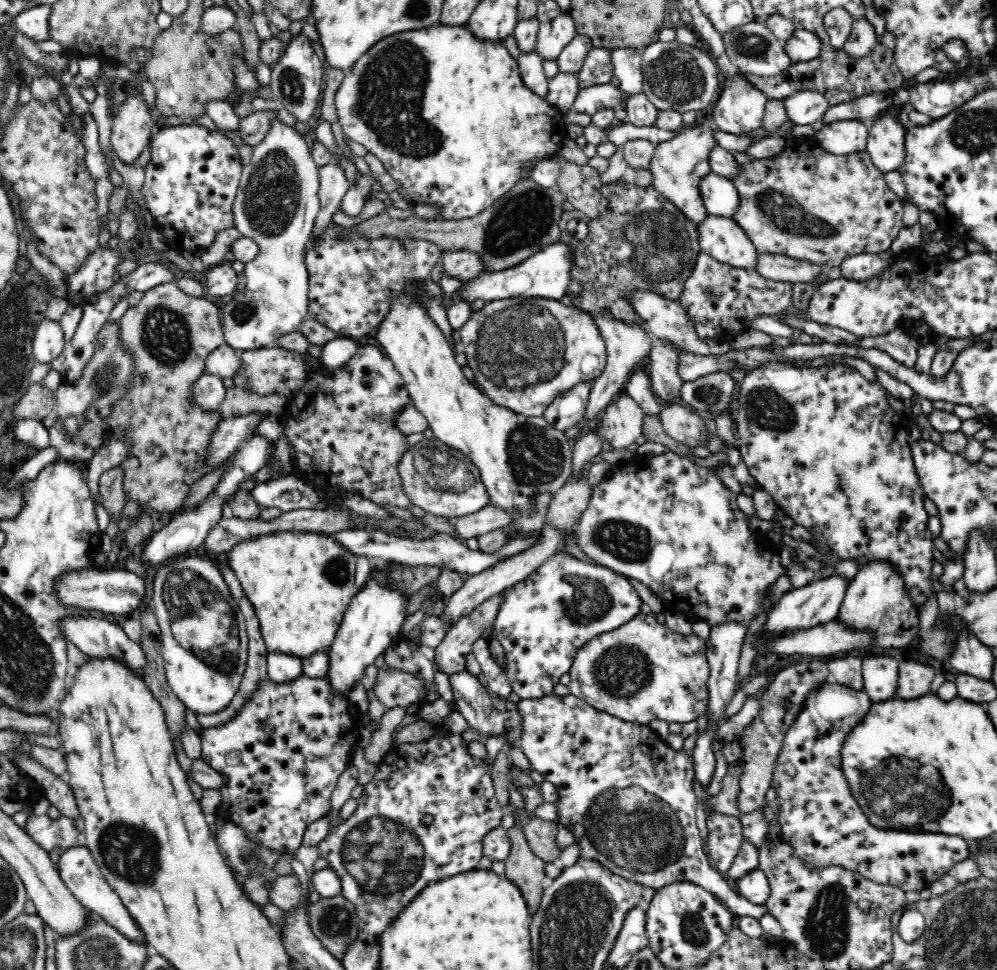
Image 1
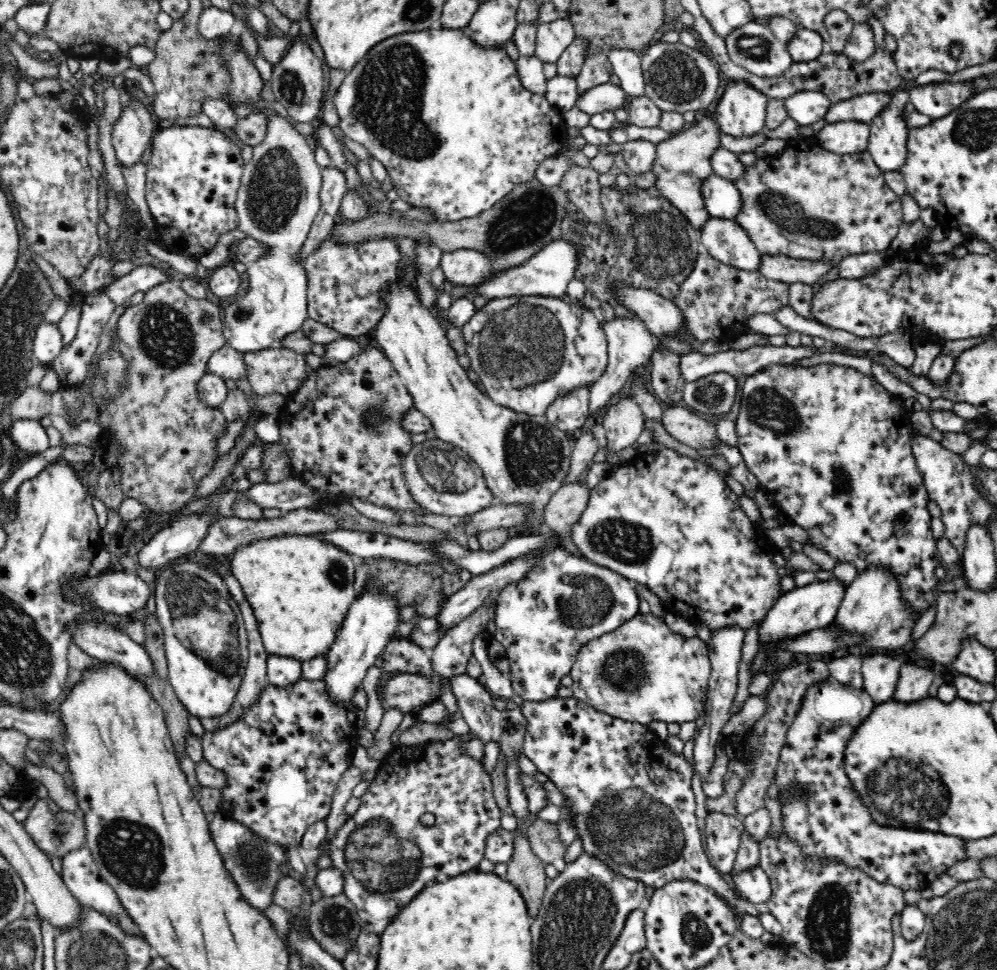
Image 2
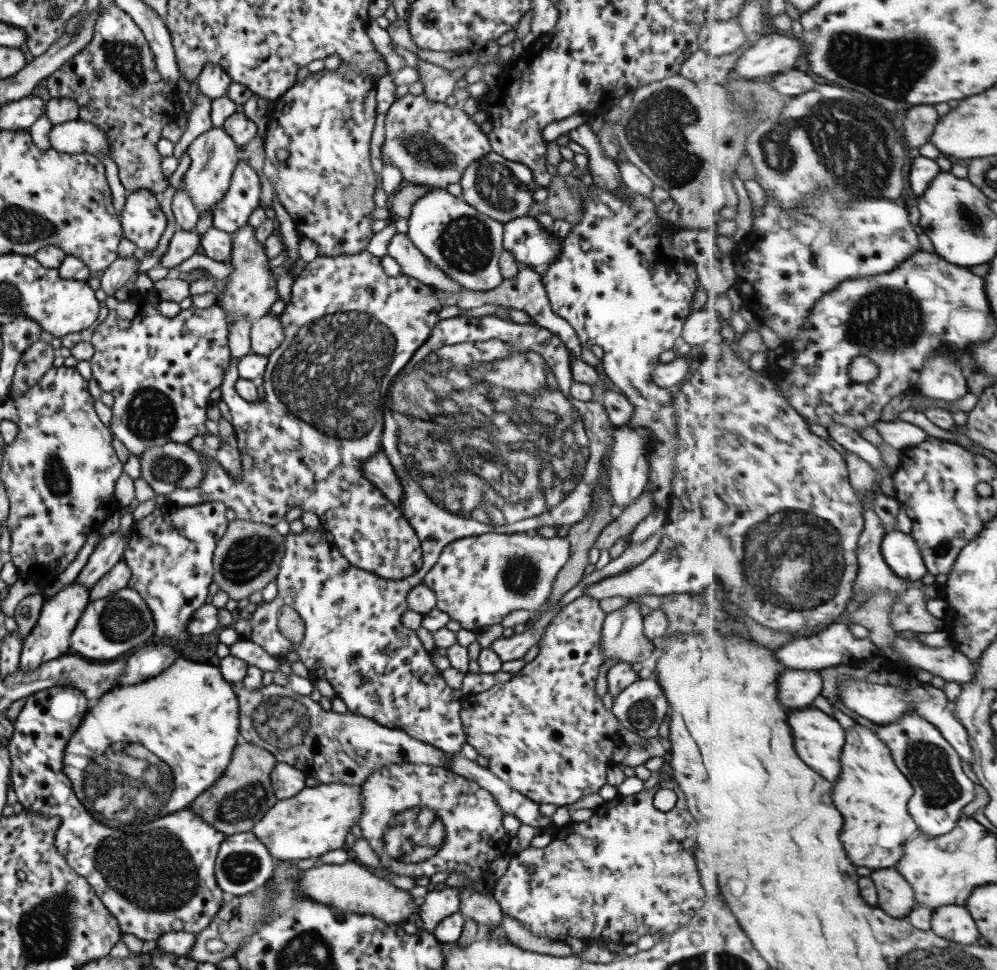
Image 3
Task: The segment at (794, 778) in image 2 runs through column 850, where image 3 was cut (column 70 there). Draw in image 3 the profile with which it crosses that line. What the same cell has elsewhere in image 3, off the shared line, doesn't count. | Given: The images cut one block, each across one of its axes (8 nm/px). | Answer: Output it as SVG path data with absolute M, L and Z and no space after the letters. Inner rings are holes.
M51 686L47 687L45 690L38 690L37 692L28 695L15 718L13 732L6 744L6 749L9 753L9 758L11 759L9 778L11 788L13 788L13 792L15 793L16 802L22 804L23 809L26 809L27 812L34 812L45 818L54 818L58 821L57 830L54 832L55 850L62 855L67 866L71 867L71 870L75 871L76 874L81 875L89 886L91 886L93 893L96 895L96 898L99 898L103 907L113 916L113 918L116 918L121 934L131 934L142 942L151 940L155 941L155 939L159 939L161 935L167 932L182 931L197 935L197 933L204 930L205 927L211 923L215 913L219 911L223 900L226 898L225 894L219 889L219 886L217 886L214 874L215 857L219 845L226 835L221 834L221 832L215 830L213 826L209 826L206 822L203 822L203 819L199 818L194 812L191 812L189 808L163 815L159 818L153 819L151 822L123 823L119 824L117 827L107 826L105 823L97 821L94 814L89 810L86 810L86 807L76 799L75 794L73 794L73 789L71 788L71 783L66 777L66 774L62 771L63 747L66 745L67 739L74 733L76 726L82 721L82 716L87 709L87 699L82 695L81 691L76 690L71 686Z

